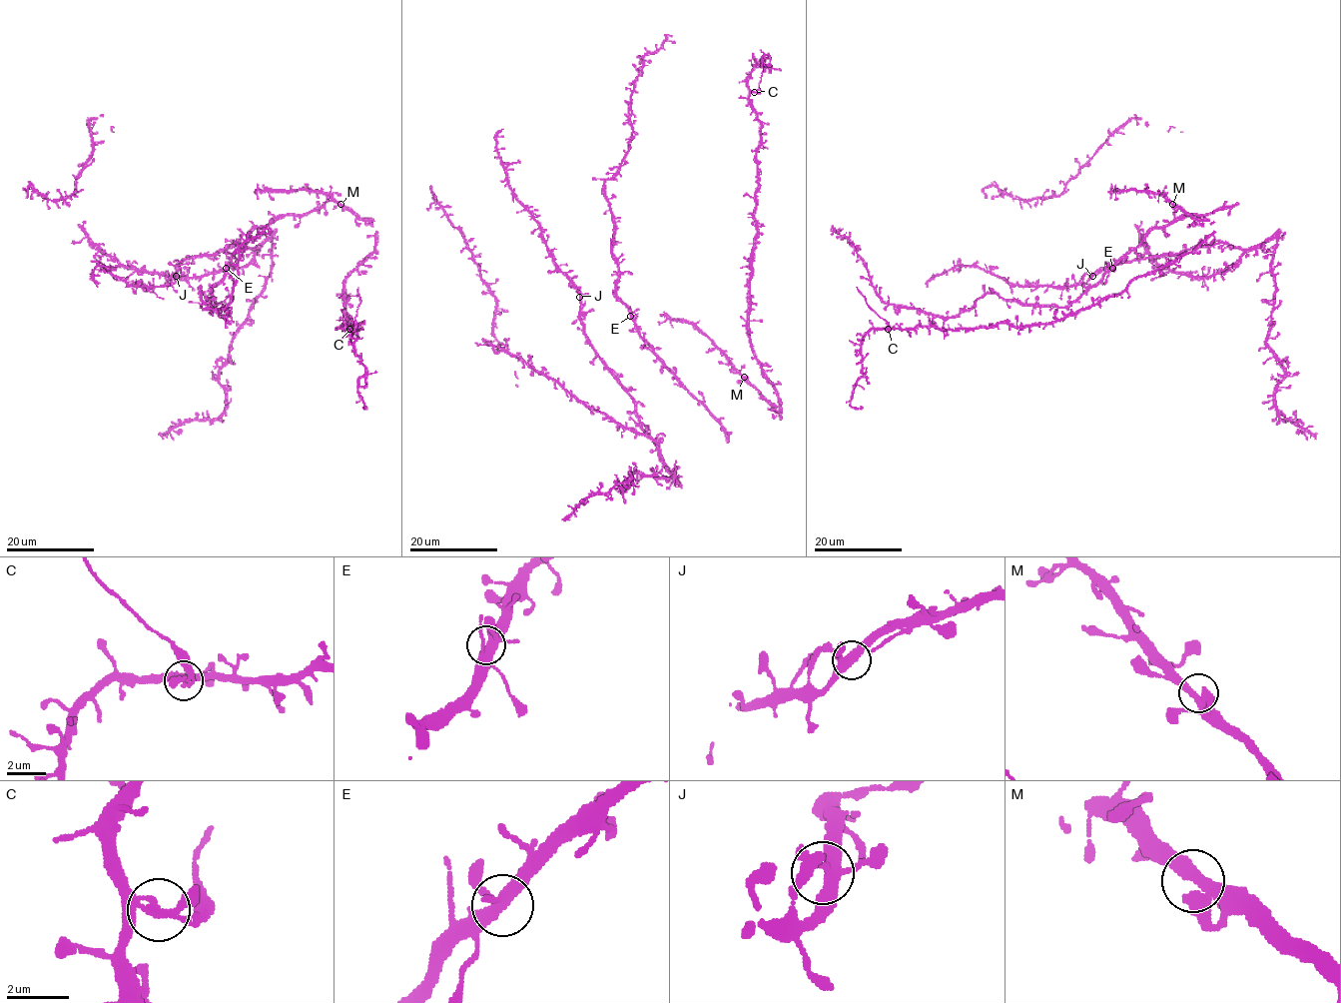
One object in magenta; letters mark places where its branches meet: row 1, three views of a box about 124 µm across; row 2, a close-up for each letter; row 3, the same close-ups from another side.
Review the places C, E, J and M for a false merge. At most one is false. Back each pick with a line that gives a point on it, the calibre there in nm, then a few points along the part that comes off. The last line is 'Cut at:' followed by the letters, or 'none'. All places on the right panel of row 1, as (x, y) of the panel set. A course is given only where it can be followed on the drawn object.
C: (888, 329) | 220 nm | (888, 329), (889, 325), (867, 304), (856, 287)
Cut at: C

